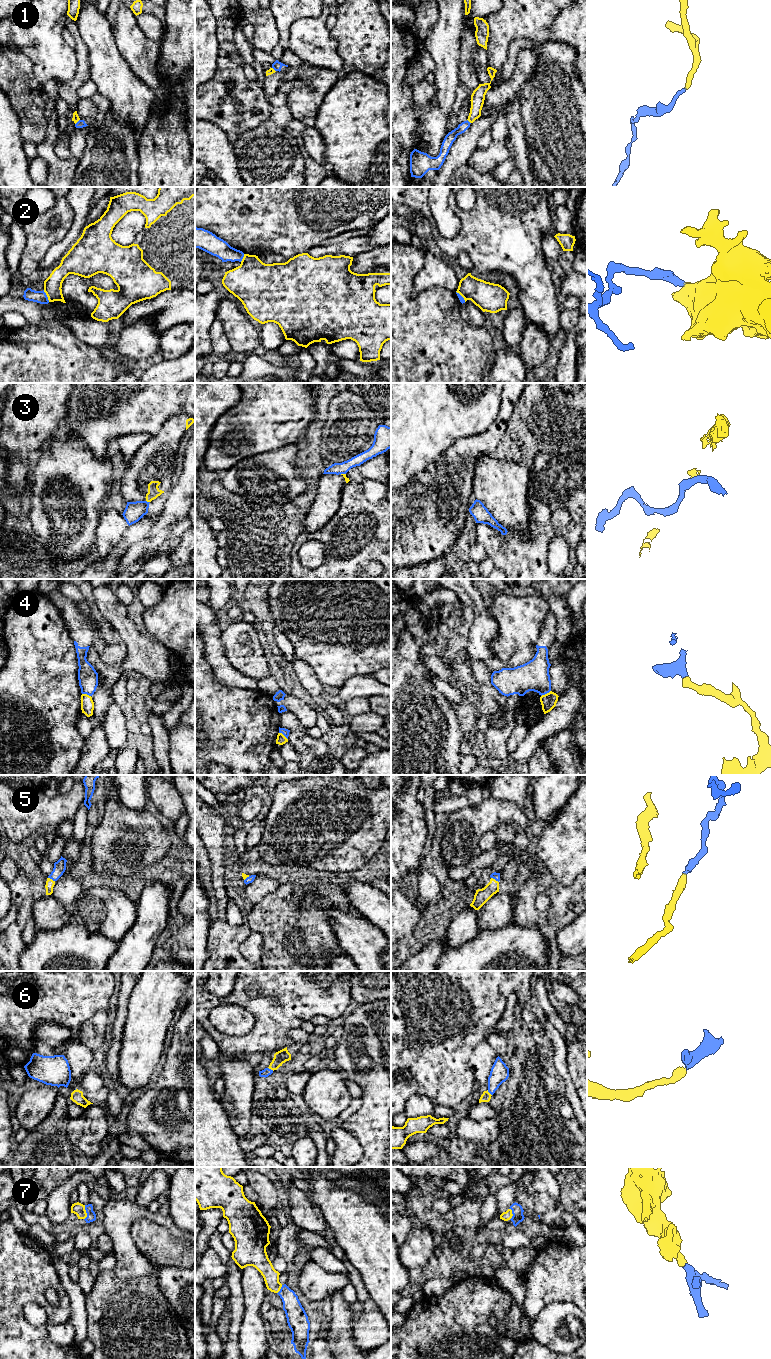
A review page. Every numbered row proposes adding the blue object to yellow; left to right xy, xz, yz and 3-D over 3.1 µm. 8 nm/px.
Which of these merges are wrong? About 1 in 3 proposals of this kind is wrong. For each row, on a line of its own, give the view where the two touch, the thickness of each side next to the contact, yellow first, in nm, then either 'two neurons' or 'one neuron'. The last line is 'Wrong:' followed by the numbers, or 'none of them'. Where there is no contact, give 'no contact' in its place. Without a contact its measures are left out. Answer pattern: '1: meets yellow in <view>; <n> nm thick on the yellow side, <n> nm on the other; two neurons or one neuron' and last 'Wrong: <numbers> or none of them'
1: meets yellow in xy; 50 nm thick on the yellow side, 60 nm on the other; two neurons
2: meets yellow in xy; 140 nm thick on the yellow side, 100 nm on the other; two neurons
3: meets yellow in xy; 100 nm thick on the yellow side, 160 nm on the other; two neurons
4: meets yellow in yz; 130 nm thick on the yellow side, 240 nm on the other; one neuron
5: meets yellow in yz; 120 nm thick on the yellow side, 60 nm on the other; one neuron
6: meets yellow in xz; 110 nm thick on the yellow side, 70 nm on the other; one neuron
7: meets yellow in xy; 100 nm thick on the yellow side, 80 nm on the other; one neuron
Wrong: 1, 2, 3

